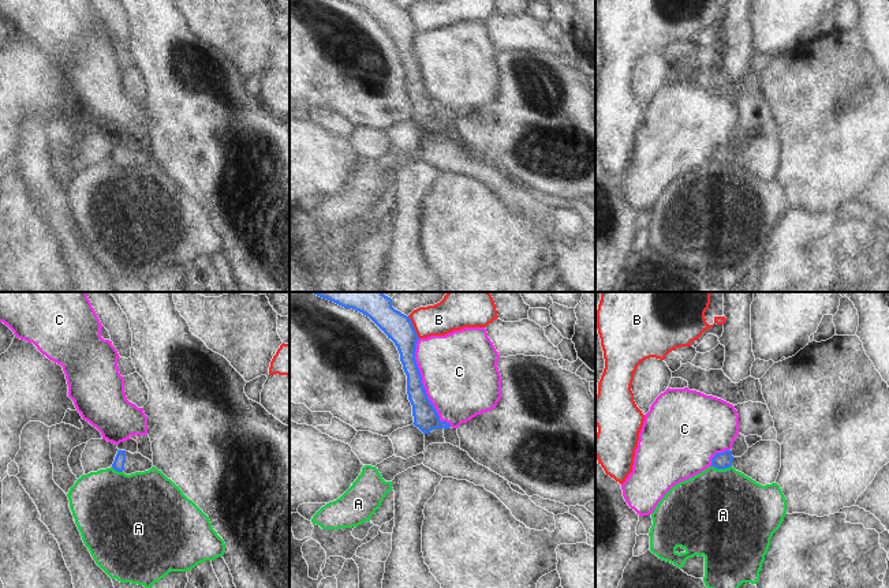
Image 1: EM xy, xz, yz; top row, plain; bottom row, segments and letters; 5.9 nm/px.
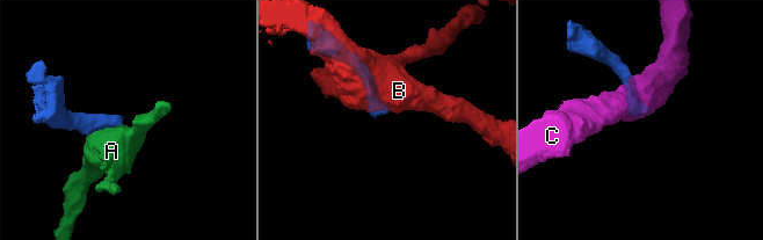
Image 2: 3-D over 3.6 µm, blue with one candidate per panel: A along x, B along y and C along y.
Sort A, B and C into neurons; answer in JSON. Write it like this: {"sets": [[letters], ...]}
{"sets": [["A"], ["B"], ["C"]]}

